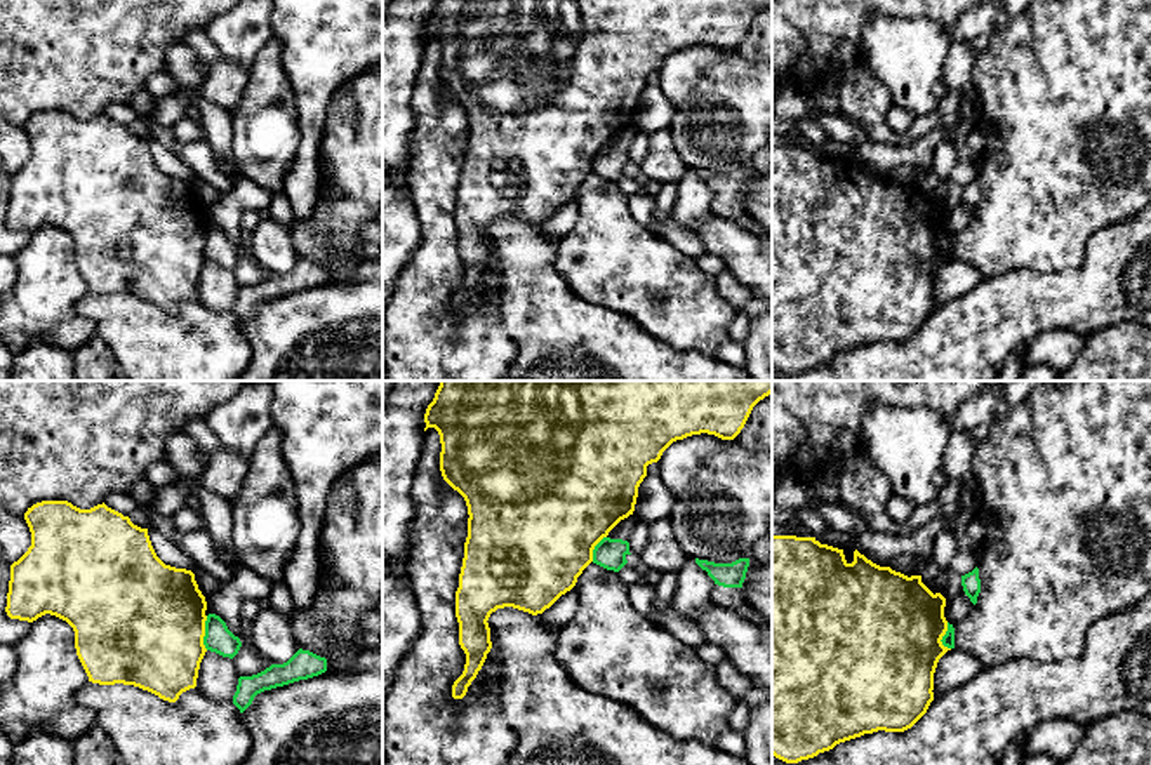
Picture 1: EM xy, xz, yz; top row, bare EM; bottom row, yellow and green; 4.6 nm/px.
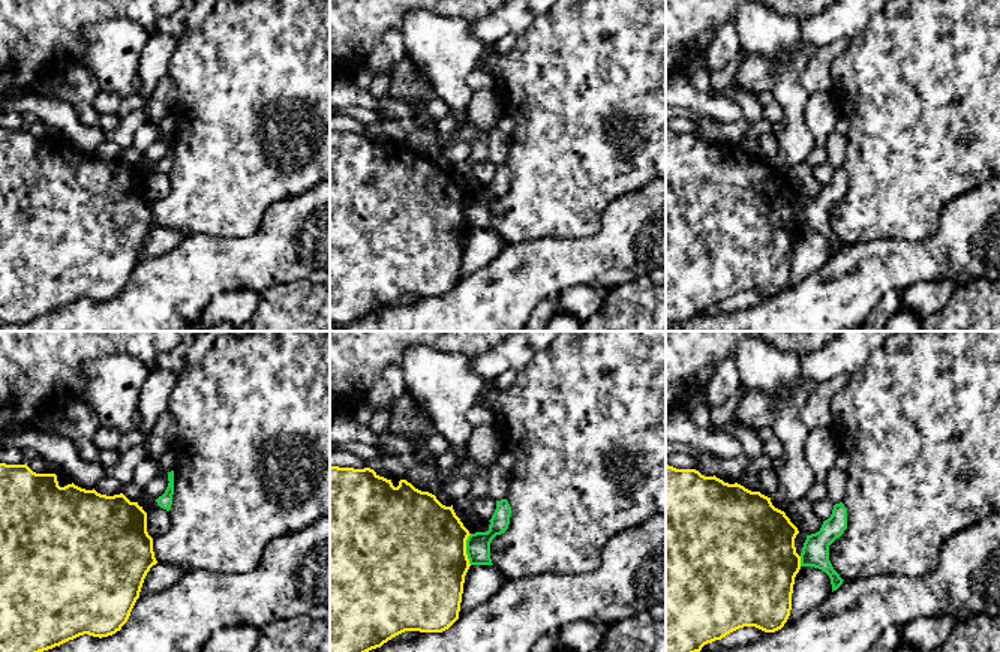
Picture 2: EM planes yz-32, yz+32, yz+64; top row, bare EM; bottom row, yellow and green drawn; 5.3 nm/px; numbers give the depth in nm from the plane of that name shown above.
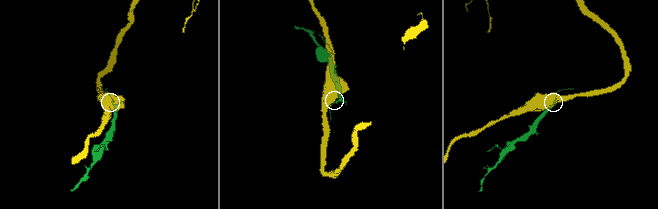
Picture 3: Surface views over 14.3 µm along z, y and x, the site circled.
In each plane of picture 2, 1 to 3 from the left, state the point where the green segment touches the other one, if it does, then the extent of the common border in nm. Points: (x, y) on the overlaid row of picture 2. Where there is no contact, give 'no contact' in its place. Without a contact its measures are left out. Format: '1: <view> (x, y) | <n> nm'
1: no contact
2: yz+32 (465, 549) | 170 nm
3: yz+64 (799, 561) | 60 nm

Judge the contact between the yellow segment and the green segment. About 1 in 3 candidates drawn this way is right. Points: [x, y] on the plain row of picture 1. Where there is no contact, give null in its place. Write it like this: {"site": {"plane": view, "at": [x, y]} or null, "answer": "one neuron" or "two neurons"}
{"site": {"plane": "xy", "at": [204, 244]}, "answer": "two neurons"}

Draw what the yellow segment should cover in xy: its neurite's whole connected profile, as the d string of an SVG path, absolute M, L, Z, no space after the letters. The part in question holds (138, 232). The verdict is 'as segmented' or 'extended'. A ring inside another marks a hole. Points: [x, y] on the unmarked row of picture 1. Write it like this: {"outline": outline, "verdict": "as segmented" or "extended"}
{"outline": "M42 111L28 118L24 130L31 156L10 176L5 217L10 230L33 233L50 224L66 231L75 242L77 266L92 294L134 296L169 313L196 297L200 273L207 263L207 212L191 181L165 176L151 156L148 139L134 136L129 127L104 113L80 120L68 111Z", "verdict": "as segmented"}

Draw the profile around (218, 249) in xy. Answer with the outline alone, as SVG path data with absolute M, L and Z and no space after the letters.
M209 224L205 231L203 256L210 263L233 269L238 264L242 252L228 240L219 226Z

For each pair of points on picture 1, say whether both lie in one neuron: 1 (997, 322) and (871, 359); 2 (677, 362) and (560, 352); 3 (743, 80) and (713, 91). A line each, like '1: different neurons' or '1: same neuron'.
1: same neuron
2: same neuron
3: same neuron

